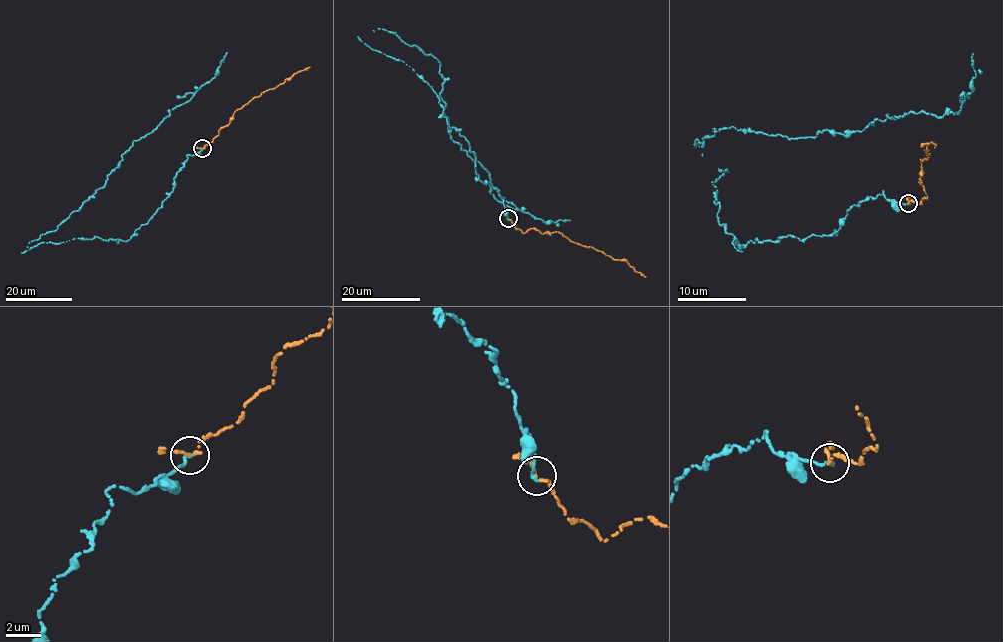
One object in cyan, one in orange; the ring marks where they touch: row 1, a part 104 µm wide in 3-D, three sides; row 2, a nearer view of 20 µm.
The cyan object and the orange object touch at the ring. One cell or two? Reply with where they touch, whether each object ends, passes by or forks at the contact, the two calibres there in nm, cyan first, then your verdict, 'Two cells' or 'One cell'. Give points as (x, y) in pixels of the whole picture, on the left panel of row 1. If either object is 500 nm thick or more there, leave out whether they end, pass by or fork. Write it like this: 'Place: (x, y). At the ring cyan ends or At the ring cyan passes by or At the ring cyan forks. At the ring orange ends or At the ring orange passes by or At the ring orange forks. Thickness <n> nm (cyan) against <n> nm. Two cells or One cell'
Place: (202, 148). At the ring cyan ends. At the ring orange passes by. Thickness 220 nm (cyan) against 190 nm. One cell

